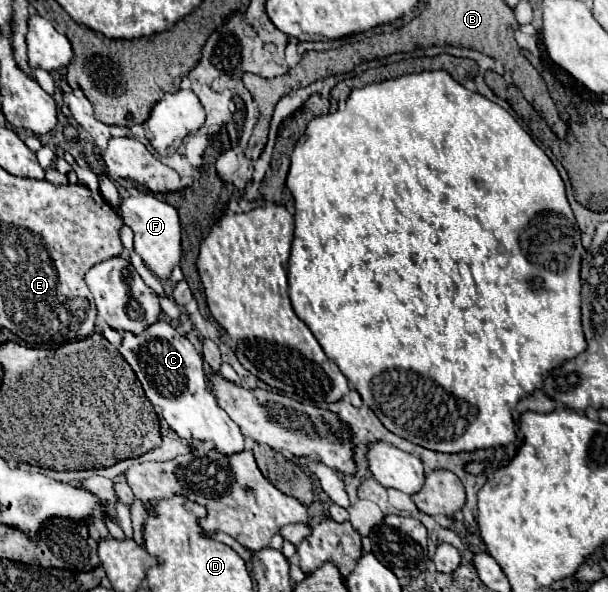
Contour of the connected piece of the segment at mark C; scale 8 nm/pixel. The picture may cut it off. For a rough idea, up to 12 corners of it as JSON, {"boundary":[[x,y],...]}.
{"boundary":[[168,322],[122,334],[120,354],[184,440],[244,450],[202,354]]}

